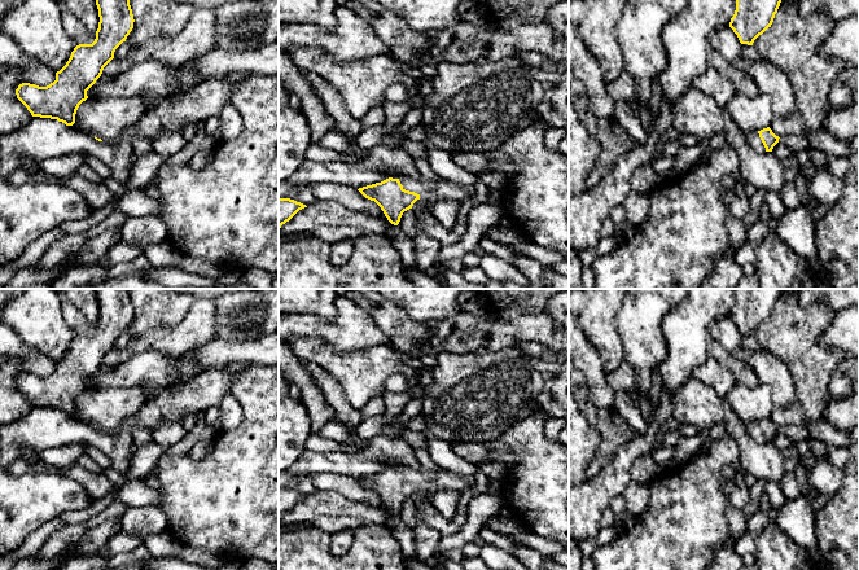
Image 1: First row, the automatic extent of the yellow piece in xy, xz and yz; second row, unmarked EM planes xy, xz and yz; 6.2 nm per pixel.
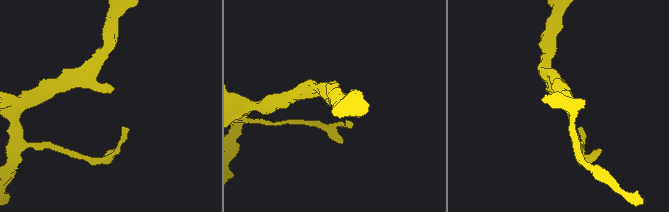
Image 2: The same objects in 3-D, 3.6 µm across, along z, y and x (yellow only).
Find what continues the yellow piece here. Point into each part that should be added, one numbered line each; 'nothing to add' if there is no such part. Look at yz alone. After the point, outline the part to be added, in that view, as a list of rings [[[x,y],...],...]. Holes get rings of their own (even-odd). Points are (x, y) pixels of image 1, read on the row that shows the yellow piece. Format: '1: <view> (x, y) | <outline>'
1: yz (753, 137) | [[[751,131],[750,133],[748,133],[748,141],[750,144],[750,146],[757,150],[758,153],[764,153],[766,148],[759,137],[758,131]]]

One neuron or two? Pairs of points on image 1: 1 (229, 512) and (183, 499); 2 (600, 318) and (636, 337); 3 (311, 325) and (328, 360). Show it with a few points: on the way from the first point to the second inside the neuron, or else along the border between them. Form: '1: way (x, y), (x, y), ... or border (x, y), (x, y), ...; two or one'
1: way (218, 504), (194, 499); one
2: border (622, 302), (616, 327), (623, 343), (623, 356); two
3: border (292, 337), (315, 337), (337, 353), (345, 354); two

